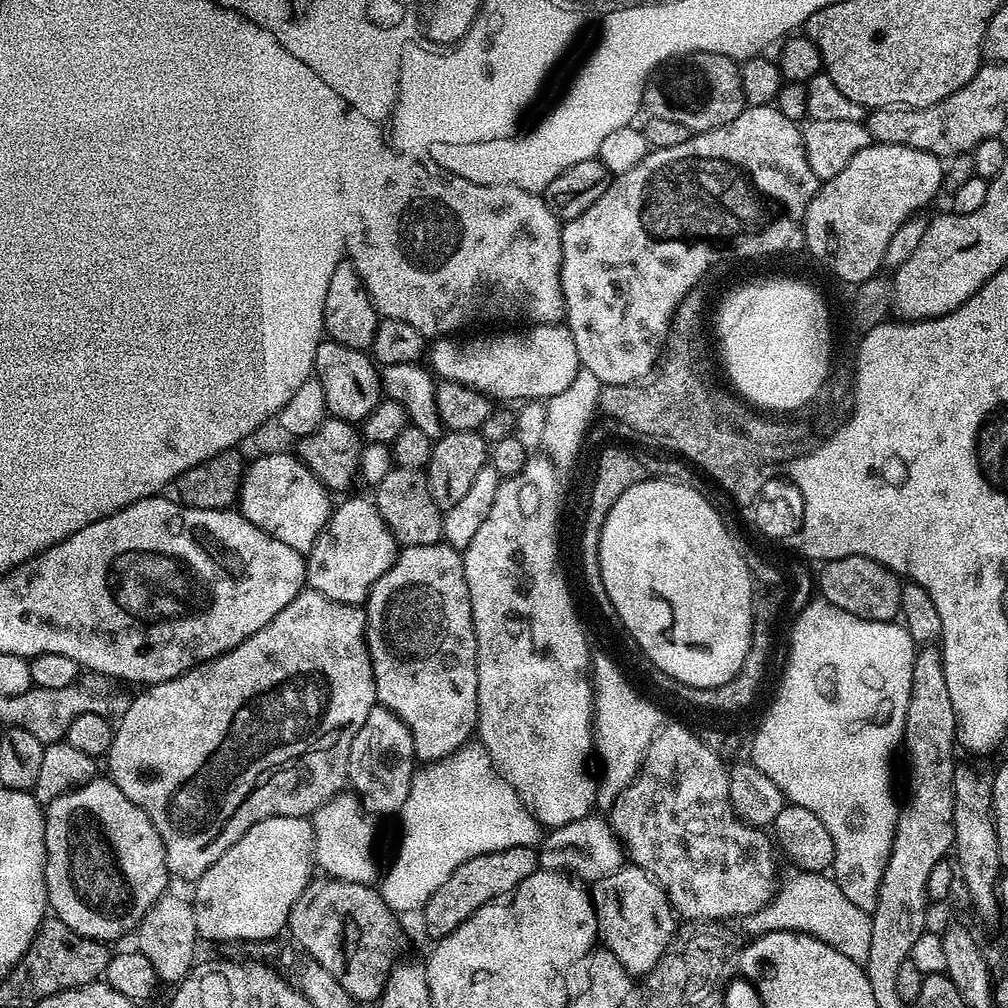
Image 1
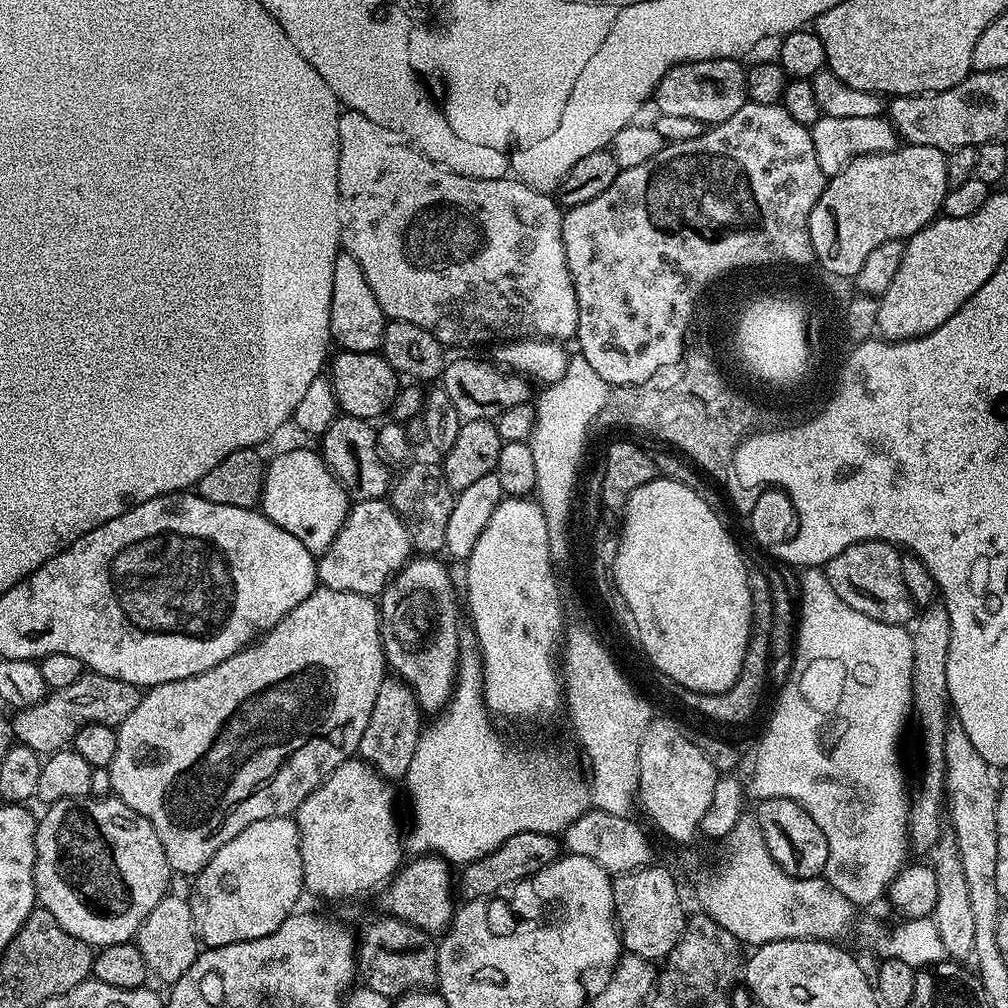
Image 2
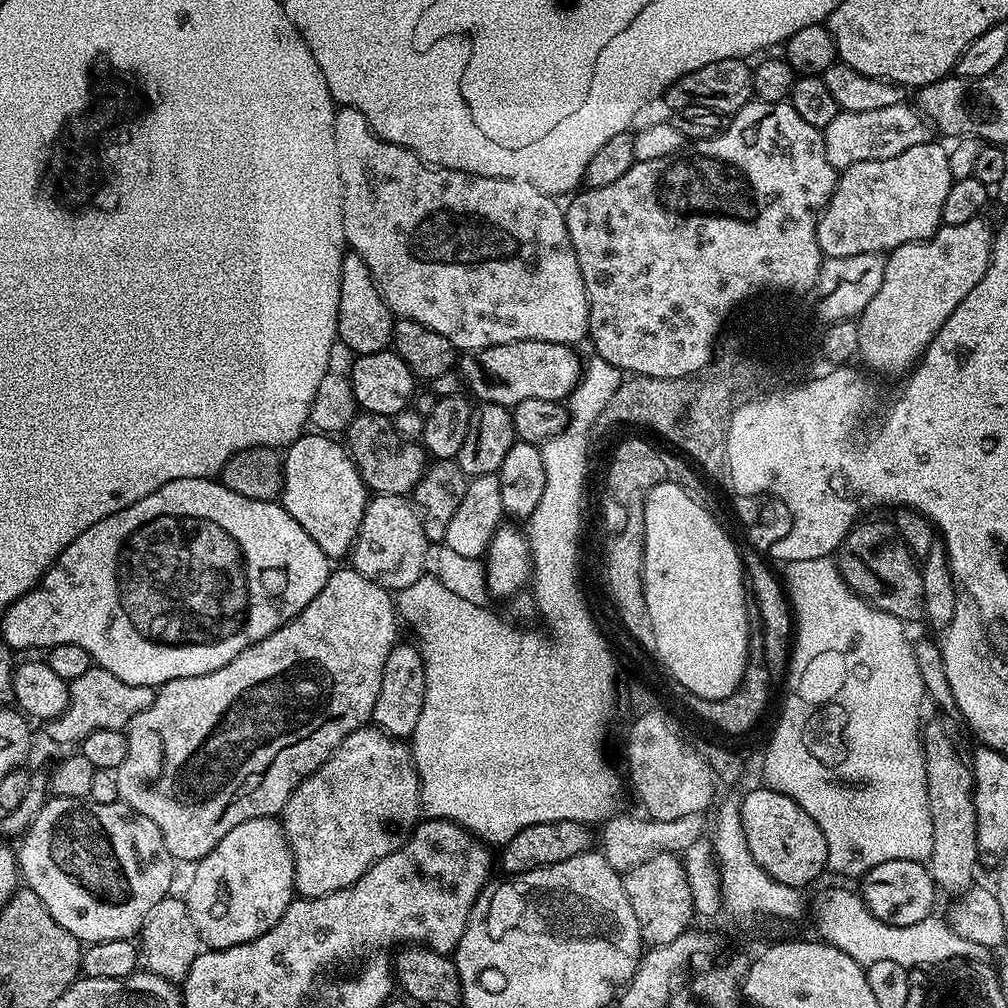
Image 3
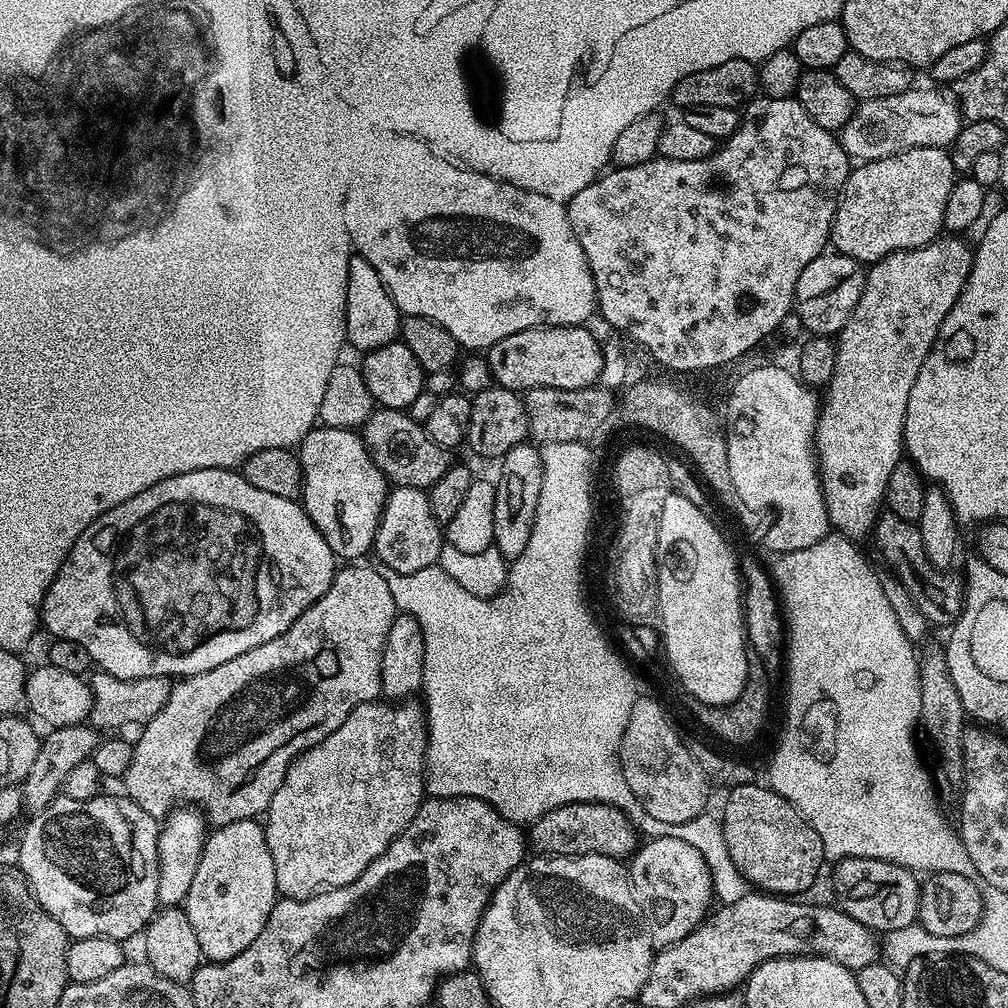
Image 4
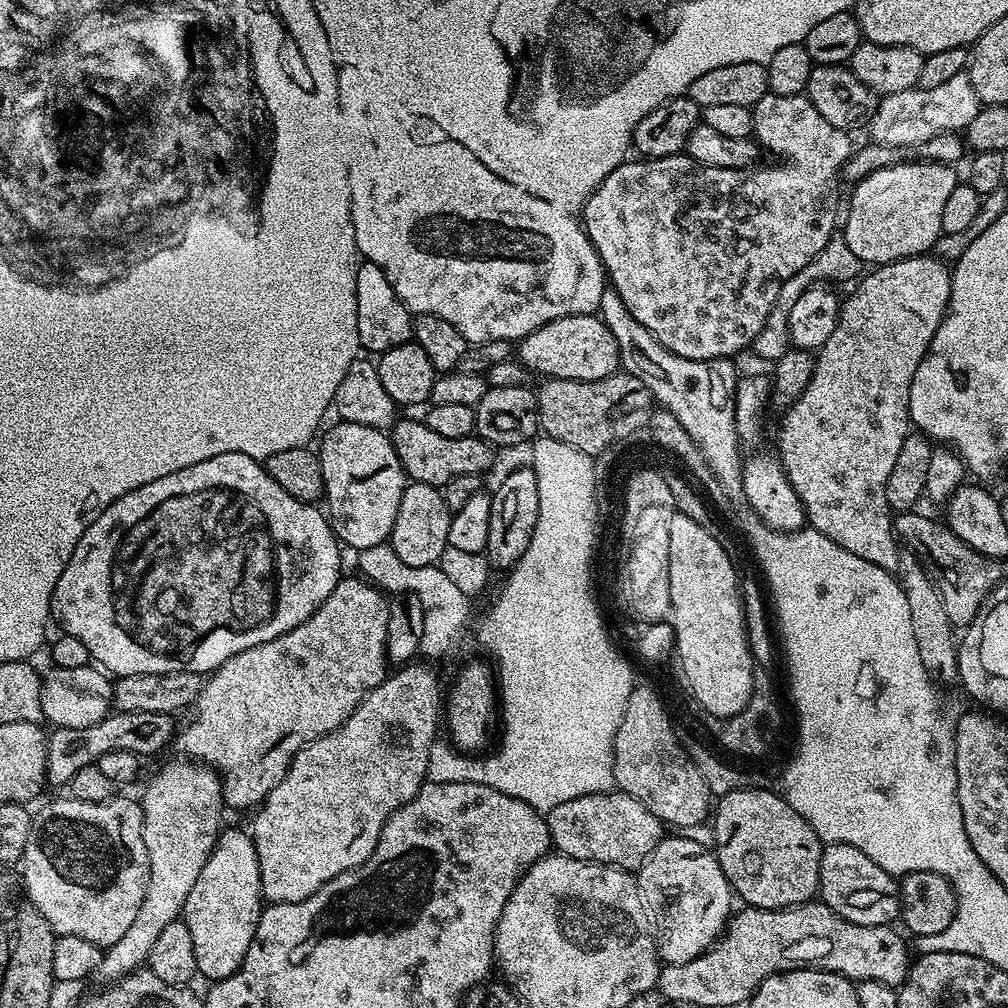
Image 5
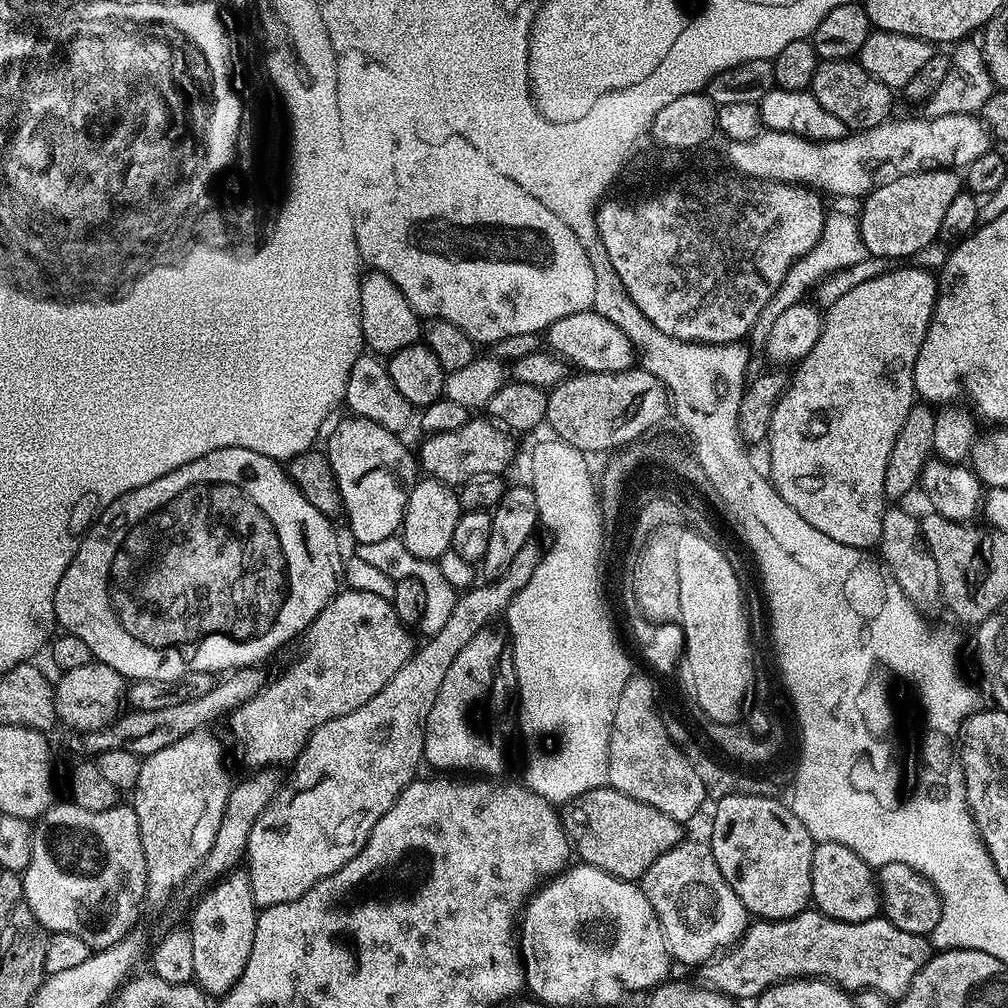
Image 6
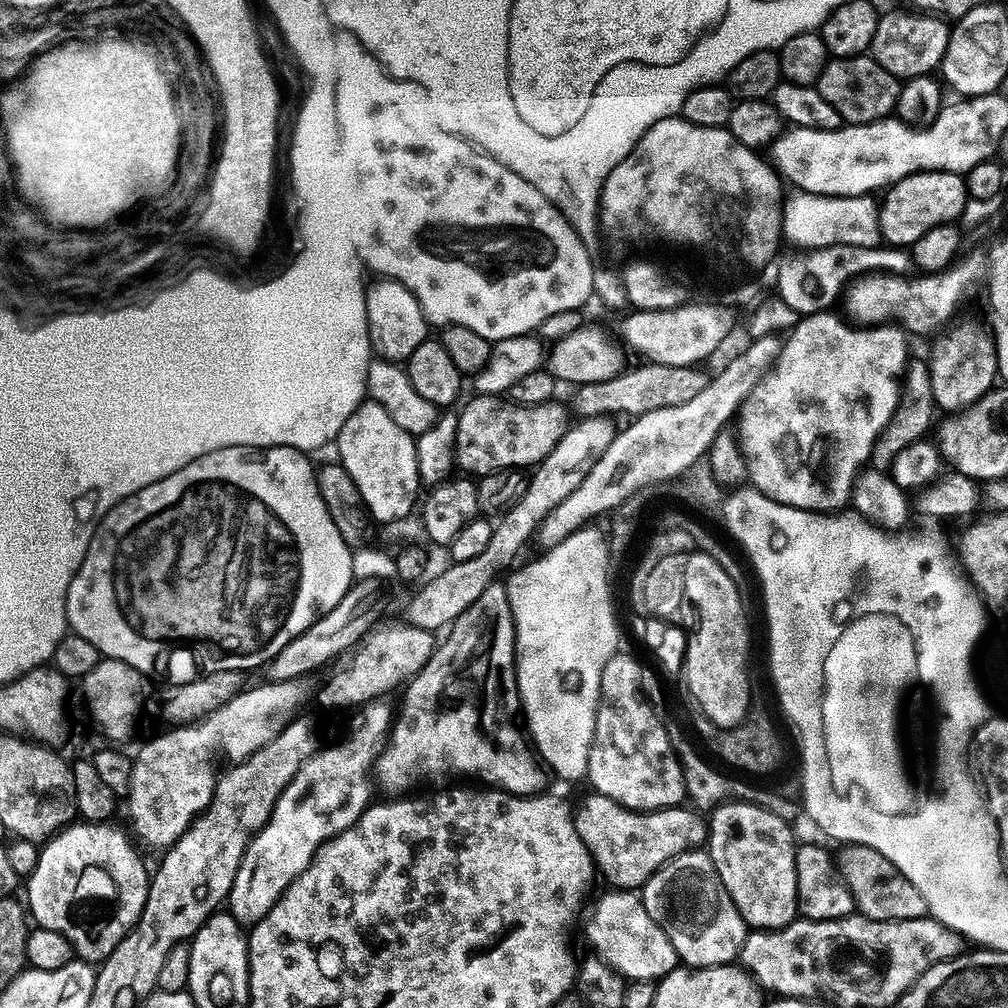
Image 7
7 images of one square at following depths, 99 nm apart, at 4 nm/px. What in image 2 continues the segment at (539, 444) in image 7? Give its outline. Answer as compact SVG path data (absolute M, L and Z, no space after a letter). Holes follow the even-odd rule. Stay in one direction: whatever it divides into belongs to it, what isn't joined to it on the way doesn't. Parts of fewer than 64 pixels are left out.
M337 415L318 442L318 451L328 463L328 469L336 475L353 501L383 500L389 495L394 476L388 473L390 464L379 452L377 429L369 421L357 416Z

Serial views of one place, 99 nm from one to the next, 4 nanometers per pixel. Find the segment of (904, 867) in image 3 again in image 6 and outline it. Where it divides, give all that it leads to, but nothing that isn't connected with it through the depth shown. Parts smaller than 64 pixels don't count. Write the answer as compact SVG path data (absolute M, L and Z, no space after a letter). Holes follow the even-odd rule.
M819 841L813 847L810 862L810 882L812 883L811 903L815 911L829 916L831 920L842 922L866 922L877 919L881 911L878 895L878 880L873 869L854 850L838 842Z

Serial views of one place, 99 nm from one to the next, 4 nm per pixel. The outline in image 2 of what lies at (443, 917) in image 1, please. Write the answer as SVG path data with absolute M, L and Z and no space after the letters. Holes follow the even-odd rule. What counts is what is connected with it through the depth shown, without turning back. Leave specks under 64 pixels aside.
M514 834L514 838L506 838L498 850L478 858L473 864L463 865L461 874L458 876L458 892L464 895L465 901L477 898L491 898L503 893L505 889L520 880L530 878L530 874L538 874L550 862L560 859L562 844L556 836L550 834Z

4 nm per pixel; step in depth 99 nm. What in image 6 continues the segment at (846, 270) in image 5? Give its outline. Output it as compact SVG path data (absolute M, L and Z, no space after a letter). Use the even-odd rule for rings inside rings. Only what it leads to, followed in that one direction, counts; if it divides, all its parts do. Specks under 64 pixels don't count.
M832 211L825 217L823 232L818 242L805 255L800 256L790 266L786 272L786 277L782 280L781 286L771 296L770 301L762 308L755 324L748 335L749 343L753 349L765 347L768 341L770 330L774 326L776 319L784 310L801 303L810 286L815 287L826 275L838 270L860 263L869 257L860 234L859 221L852 215L842 214Z

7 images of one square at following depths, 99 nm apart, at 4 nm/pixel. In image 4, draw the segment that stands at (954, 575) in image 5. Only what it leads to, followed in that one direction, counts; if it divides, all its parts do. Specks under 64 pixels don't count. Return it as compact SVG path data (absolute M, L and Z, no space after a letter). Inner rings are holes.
M881 511L877 515L876 523L870 533L870 540L876 543L876 548L880 551L881 558L892 567L891 575L895 579L902 581L908 588L908 591L916 597L921 605L927 606L929 604L932 607L925 607L923 609L923 614L928 619L929 625L945 624L945 626L951 626L956 623L957 618L960 617L962 597L964 595L964 586L961 577L948 576L952 574L942 574L941 569L936 568L930 562L930 558L926 558L926 546L922 546L922 534L915 523L904 521L897 514L890 511Z

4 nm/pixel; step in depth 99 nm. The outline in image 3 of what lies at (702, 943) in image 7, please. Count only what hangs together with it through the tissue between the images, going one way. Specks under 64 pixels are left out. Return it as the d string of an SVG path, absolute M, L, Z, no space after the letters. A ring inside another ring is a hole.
M663 852L642 866L634 866L623 873L626 886L626 898L630 898L630 906L634 906L634 914L638 914L638 926L642 930L645 941L649 945L674 942L683 932L689 931L694 911L690 882L687 881L685 861L679 855Z

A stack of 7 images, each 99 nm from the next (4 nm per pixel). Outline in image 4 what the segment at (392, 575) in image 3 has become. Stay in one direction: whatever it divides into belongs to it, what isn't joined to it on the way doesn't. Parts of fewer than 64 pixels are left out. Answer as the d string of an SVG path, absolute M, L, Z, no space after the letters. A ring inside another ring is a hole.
M414 486L393 487L384 500L380 525L376 531L374 556L384 568L398 574L414 574L414 570L426 570L440 559L440 548L446 543L442 525L434 518L428 492Z

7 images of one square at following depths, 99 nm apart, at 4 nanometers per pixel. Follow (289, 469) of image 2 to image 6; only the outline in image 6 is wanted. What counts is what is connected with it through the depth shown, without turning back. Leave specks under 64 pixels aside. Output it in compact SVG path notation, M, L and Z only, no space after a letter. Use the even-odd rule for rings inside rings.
M349 415L347 419L333 430L326 455L339 484L340 496L345 504L344 512L352 527L353 541L356 544L382 542L382 538L390 538L401 531L408 495L412 493L418 479L418 460L413 453L412 456L408 453L407 446L400 441L401 437L397 433L386 430L378 422L354 415Z

